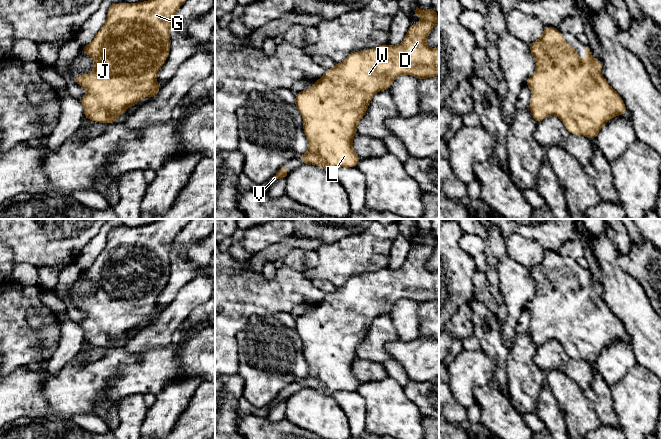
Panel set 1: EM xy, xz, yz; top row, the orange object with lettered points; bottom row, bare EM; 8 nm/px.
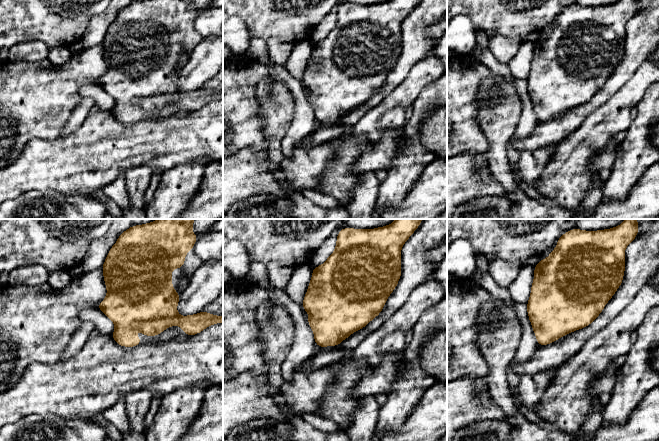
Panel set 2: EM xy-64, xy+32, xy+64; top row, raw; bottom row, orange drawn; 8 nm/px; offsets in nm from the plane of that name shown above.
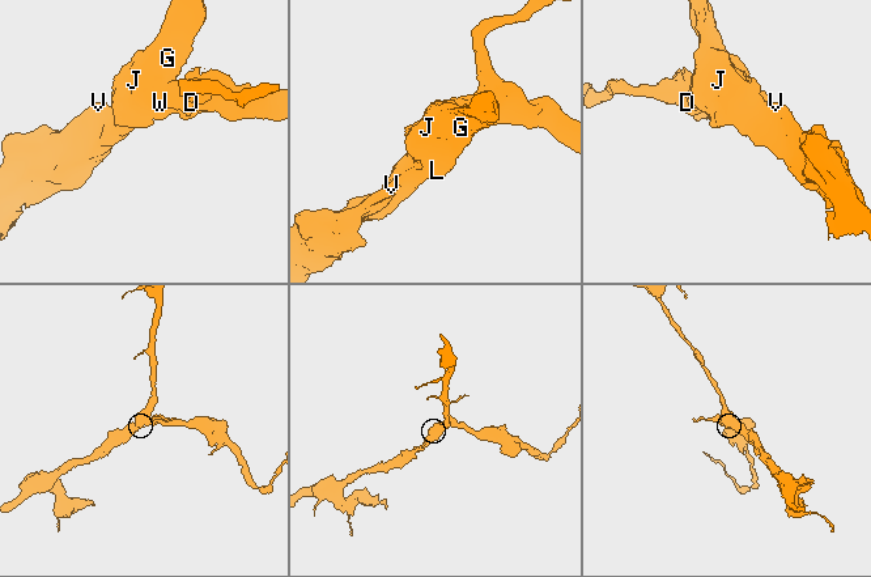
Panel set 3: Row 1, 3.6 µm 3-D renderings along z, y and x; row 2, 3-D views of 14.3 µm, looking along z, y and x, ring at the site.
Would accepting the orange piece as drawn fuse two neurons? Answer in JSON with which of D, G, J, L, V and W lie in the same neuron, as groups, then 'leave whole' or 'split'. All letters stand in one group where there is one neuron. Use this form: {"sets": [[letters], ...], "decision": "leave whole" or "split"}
{"sets": [["D", "G", "J", "L", "V", "W"]], "decision": "leave whole"}

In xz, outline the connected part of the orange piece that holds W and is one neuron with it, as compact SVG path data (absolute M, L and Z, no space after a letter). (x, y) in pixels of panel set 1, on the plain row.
M416 231L415 239L420 239L422 243L409 251L404 264L399 269L385 268L372 273L352 276L343 286L326 293L324 299L316 304L312 311L295 318L294 328L302 339L303 355L309 368L308 375L299 381L303 388L313 388L327 395L339 391L356 391L361 382L355 377L352 365L357 358L357 348L365 340L372 321L382 314L388 314L400 299L415 300L420 305L439 300L439 271L432 273L426 269L426 263L438 247L439 240L432 231L425 235Z

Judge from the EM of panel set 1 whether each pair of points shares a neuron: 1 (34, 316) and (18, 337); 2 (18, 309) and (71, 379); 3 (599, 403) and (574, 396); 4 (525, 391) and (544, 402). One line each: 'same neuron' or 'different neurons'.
1: different neurons
2: different neurons
3: different neurons
4: different neurons

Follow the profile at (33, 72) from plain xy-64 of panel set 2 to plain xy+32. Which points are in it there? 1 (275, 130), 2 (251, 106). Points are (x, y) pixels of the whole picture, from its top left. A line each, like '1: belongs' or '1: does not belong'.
1: does not belong
2: belongs

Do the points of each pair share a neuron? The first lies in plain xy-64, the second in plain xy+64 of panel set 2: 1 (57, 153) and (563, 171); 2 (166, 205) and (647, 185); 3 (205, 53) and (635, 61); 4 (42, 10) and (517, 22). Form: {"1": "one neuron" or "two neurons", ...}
{"1": "two neurons", "2": "two neurons", "3": "two neurons", "4": "one neuron"}

